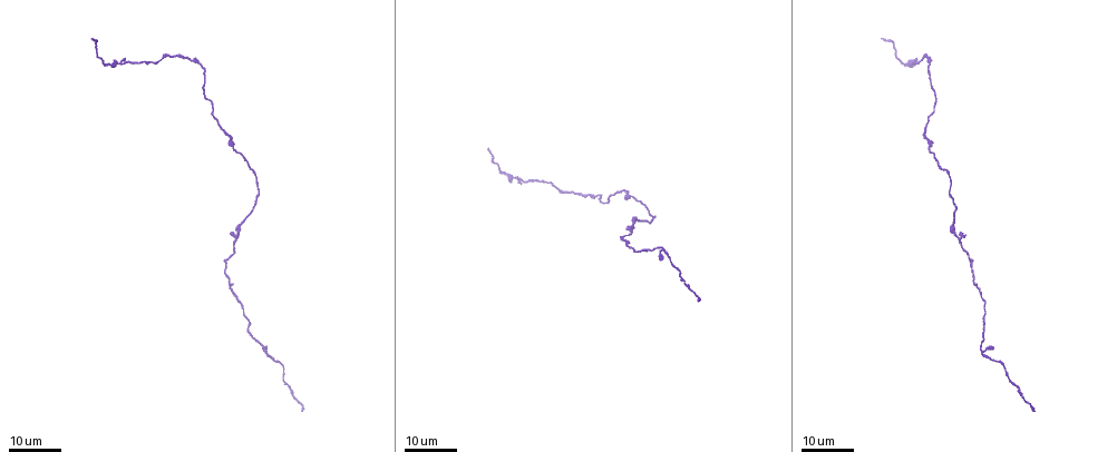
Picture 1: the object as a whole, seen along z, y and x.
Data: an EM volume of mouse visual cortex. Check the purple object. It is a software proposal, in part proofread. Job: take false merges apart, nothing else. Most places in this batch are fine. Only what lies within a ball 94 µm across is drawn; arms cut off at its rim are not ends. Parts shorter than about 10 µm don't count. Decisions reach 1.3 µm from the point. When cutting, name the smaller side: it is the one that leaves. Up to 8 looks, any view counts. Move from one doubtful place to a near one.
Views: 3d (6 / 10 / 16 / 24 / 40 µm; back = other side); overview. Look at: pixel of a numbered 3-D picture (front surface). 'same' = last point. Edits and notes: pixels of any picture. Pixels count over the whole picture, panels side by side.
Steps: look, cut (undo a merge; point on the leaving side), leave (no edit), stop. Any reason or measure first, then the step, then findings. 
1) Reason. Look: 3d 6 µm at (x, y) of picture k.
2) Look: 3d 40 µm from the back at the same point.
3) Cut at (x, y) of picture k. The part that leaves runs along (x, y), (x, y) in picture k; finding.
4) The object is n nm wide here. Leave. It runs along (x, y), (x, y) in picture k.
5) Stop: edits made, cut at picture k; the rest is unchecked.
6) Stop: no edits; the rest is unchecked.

Narrows sharply. Look: 3d 24 µm at (193, 61) of picture 1.

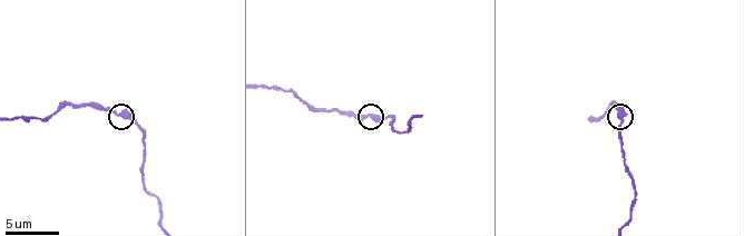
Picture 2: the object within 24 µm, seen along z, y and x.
Look: 3d 10 µm at (368, 114) of picture 2.

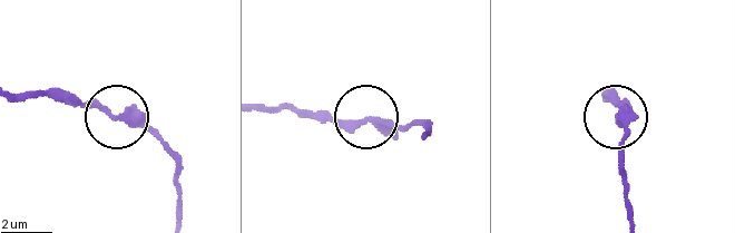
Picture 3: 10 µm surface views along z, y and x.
Leave. It runs along (178, 217), (178, 166), (153, 134), (108, 110), (52, 98) in picture 3; all the same neuron.

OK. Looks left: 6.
Thick turns thin. Look: 3d 16 µm at (232, 147) of picture 1.

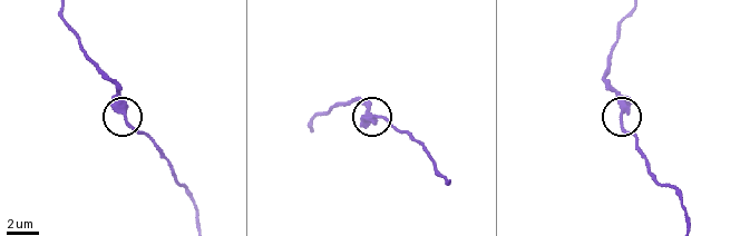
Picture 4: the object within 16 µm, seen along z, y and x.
Look: 3d 6 µm at (376, 117) of picture 4.

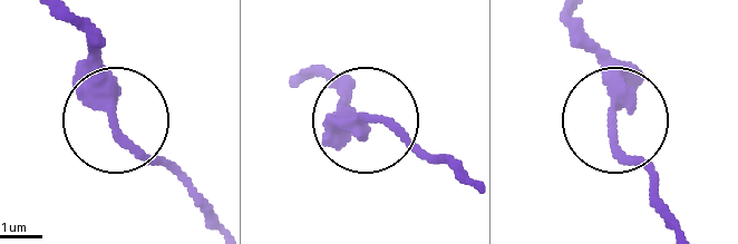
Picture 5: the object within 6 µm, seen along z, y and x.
Leave. All the same neuron.

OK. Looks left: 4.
A narrow waist. Look: 3d 16 µm at (226, 279) of picture 1.

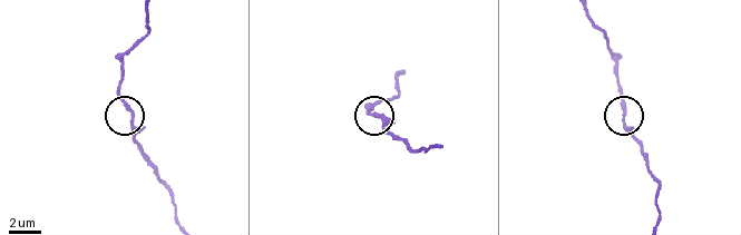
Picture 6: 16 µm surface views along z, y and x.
Look: 3d 10 µm at (625, 119) of picture 6.

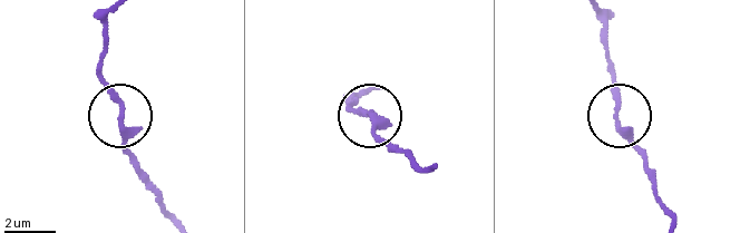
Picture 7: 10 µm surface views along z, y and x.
3 arms meet here. Leave. One neuron here.

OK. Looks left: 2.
Two arms in line, one across. Look: 3d 24 µm at (980, 352) of picture 1.

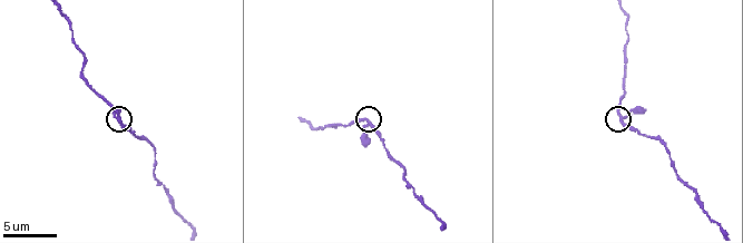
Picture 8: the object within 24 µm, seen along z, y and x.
Look: 3d 10 µm at (367, 121) of picture 8.

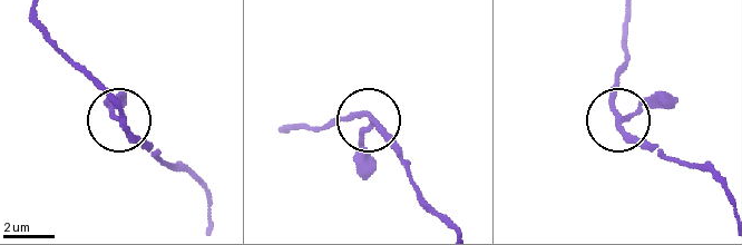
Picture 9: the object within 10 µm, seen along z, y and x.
3 arms meet here. Leave. It runs along (38, 16), (45, 36), (115, 106), (150, 155) in picture 9; all the same neuron.

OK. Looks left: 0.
Stop: no edits; the rest is unchecked.

